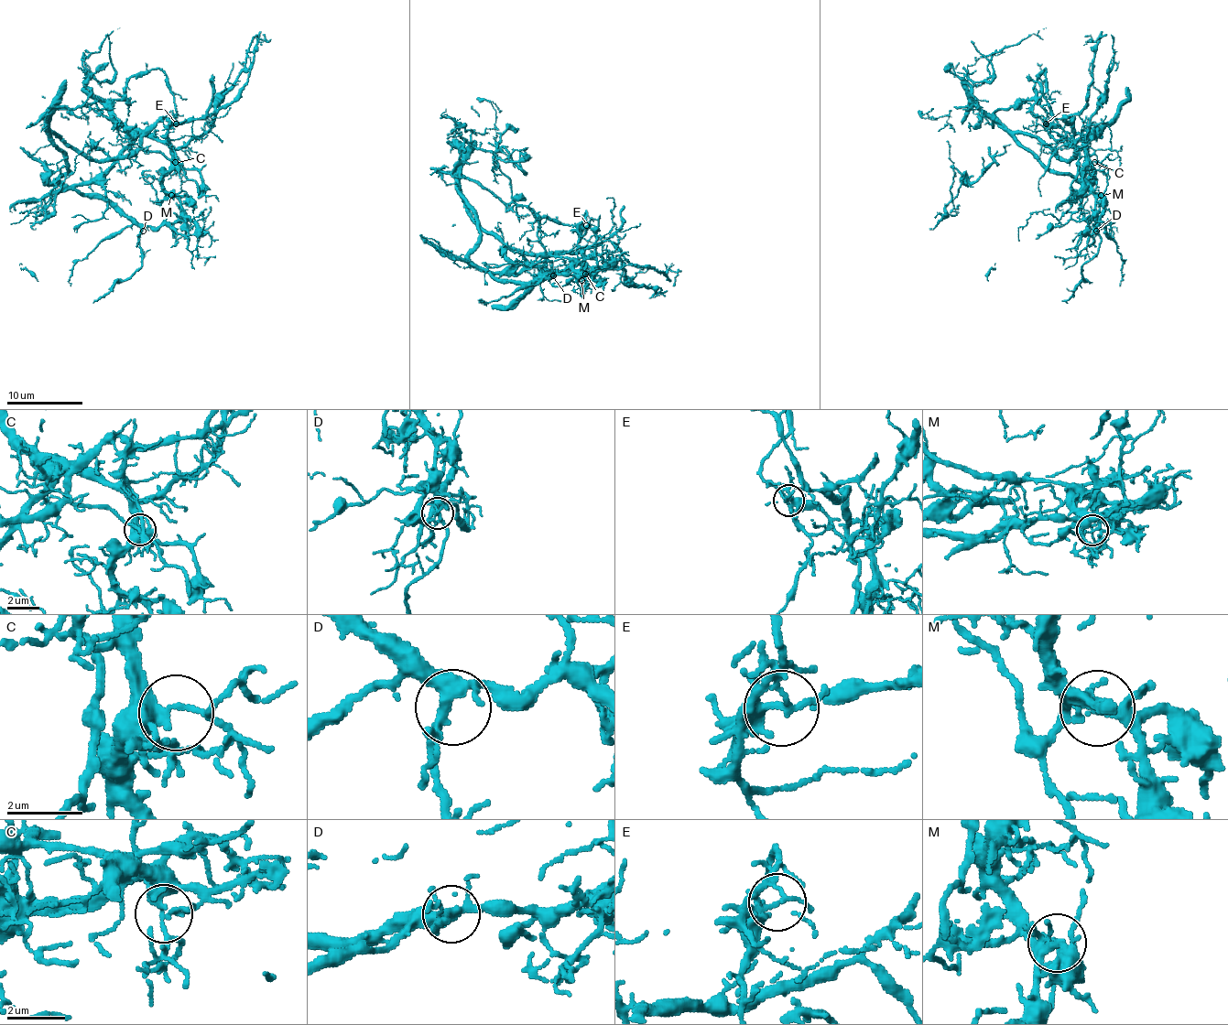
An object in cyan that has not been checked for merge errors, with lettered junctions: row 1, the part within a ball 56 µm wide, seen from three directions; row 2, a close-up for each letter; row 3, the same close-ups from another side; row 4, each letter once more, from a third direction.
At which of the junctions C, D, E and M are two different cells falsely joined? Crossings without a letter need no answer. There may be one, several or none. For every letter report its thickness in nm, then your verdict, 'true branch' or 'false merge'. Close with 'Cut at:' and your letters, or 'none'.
C: calibre 200 nm; true branch
D: calibre 300 nm; true branch
E: calibre 240 nm; false merge
M: calibre 140 nm; false merge
Cut at: E, M

